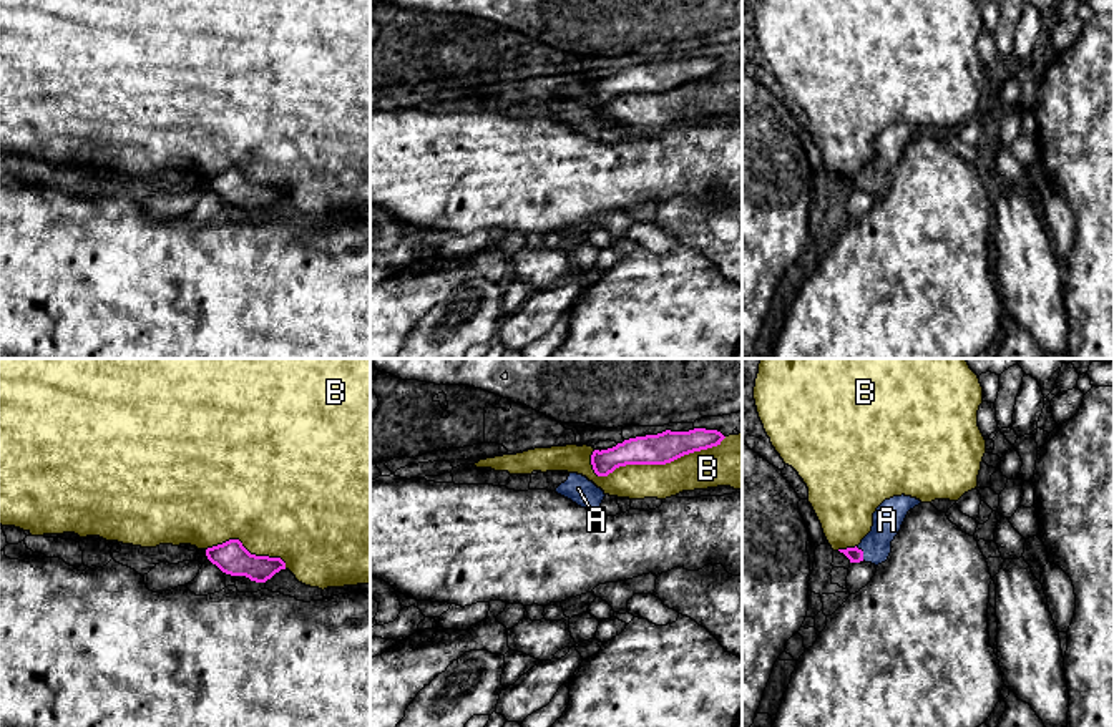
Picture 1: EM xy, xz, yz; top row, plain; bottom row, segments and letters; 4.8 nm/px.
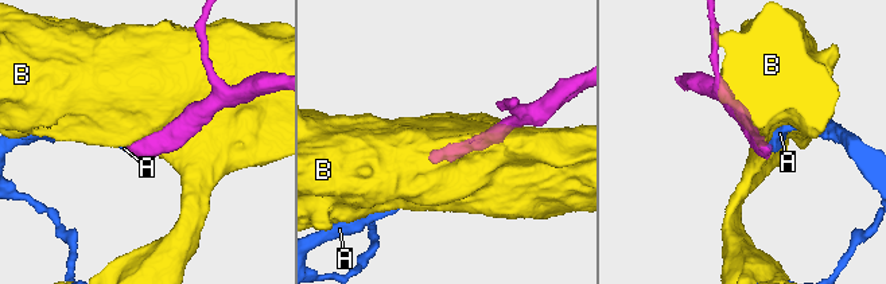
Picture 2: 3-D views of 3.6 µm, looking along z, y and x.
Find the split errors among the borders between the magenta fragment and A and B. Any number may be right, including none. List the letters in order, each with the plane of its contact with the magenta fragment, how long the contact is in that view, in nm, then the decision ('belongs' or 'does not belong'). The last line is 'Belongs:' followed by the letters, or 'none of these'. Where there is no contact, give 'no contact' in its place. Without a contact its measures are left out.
A: yz | 80 nm | belongs
B: xz | 700 nm | does not belong
Belongs: A

